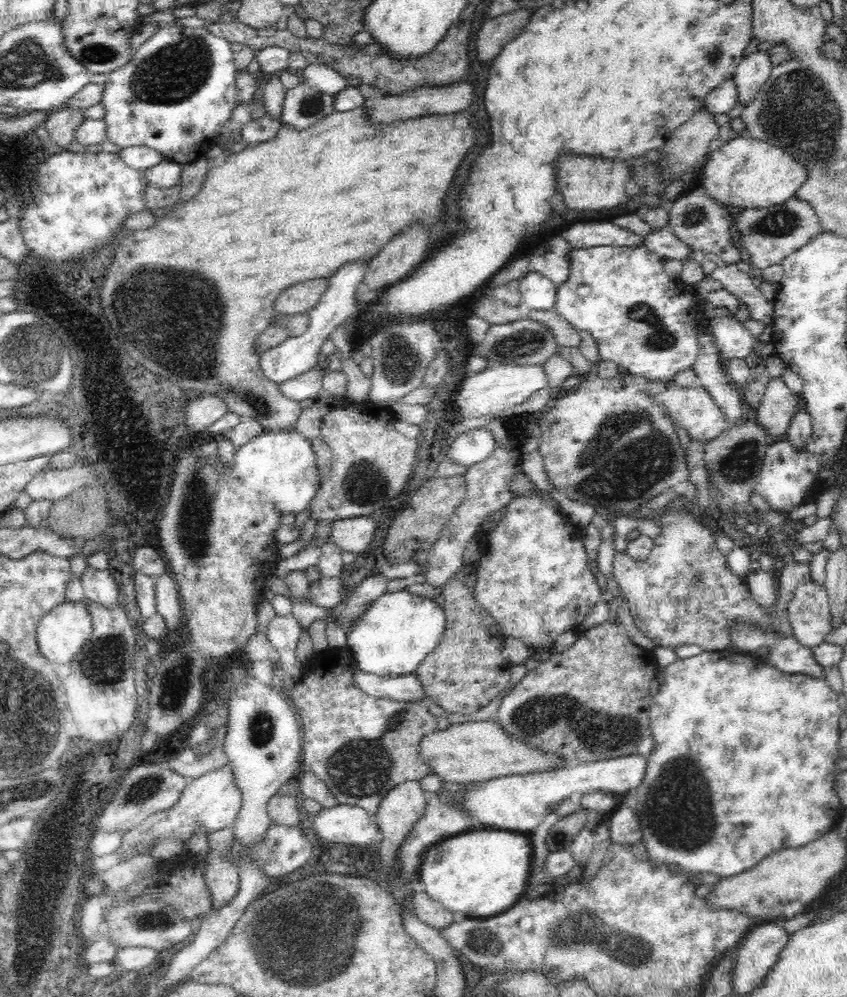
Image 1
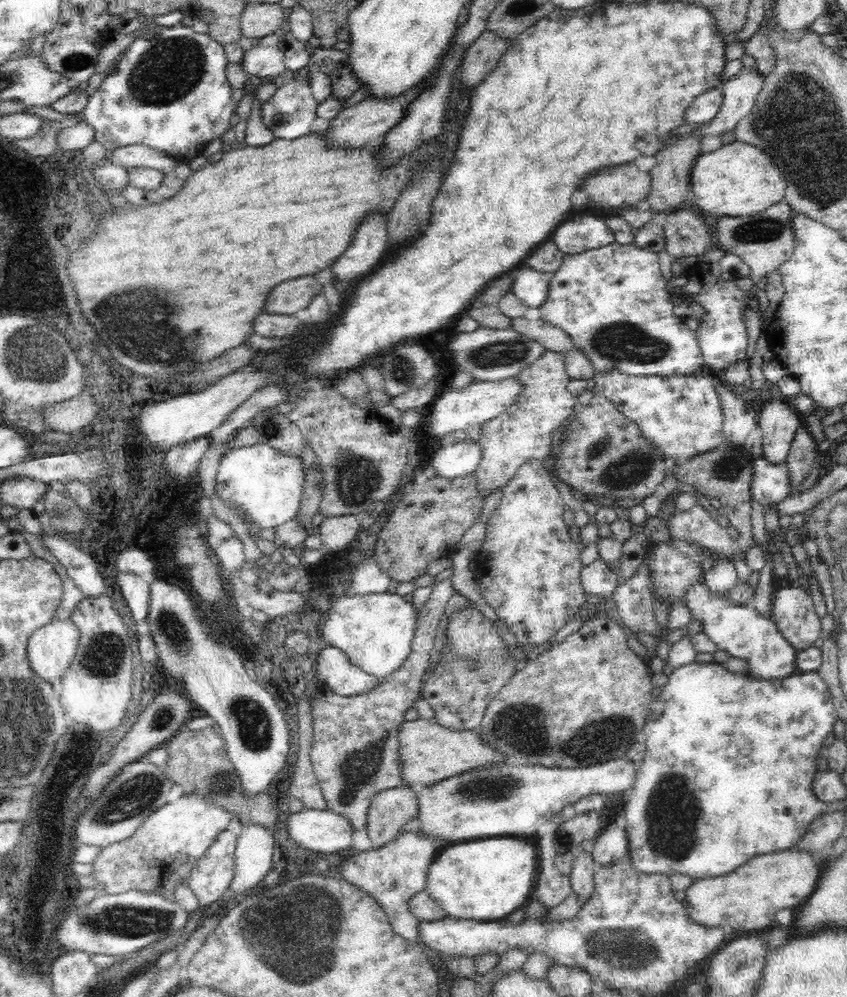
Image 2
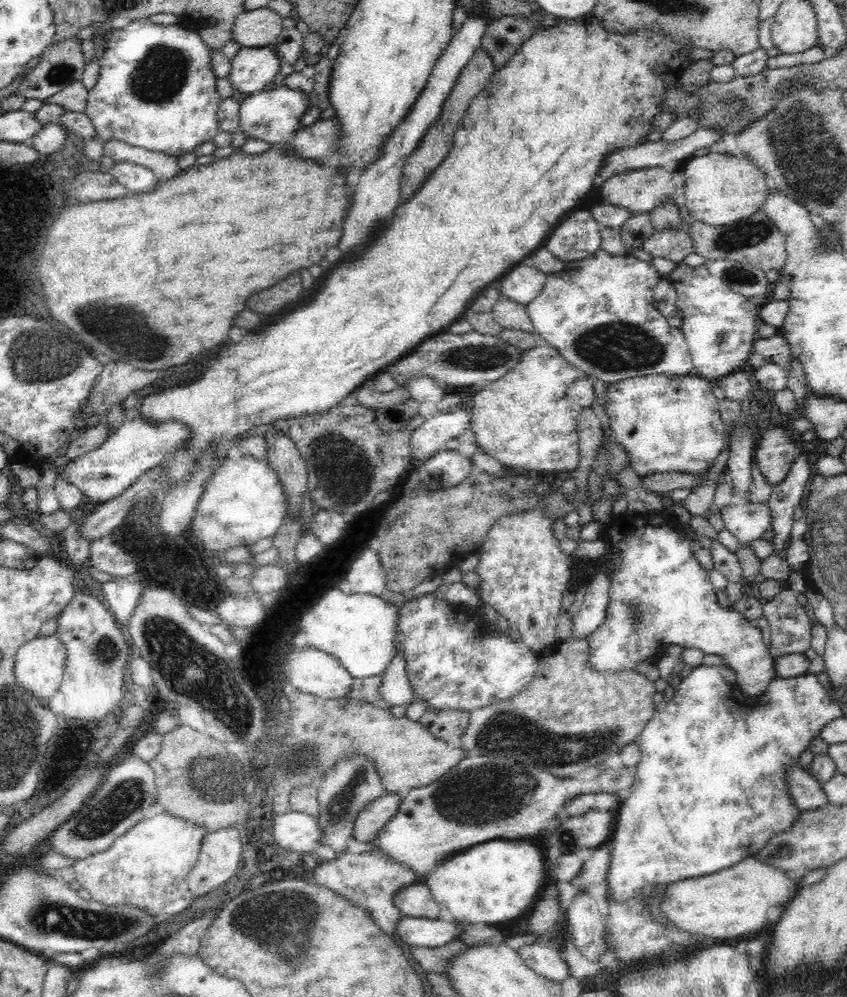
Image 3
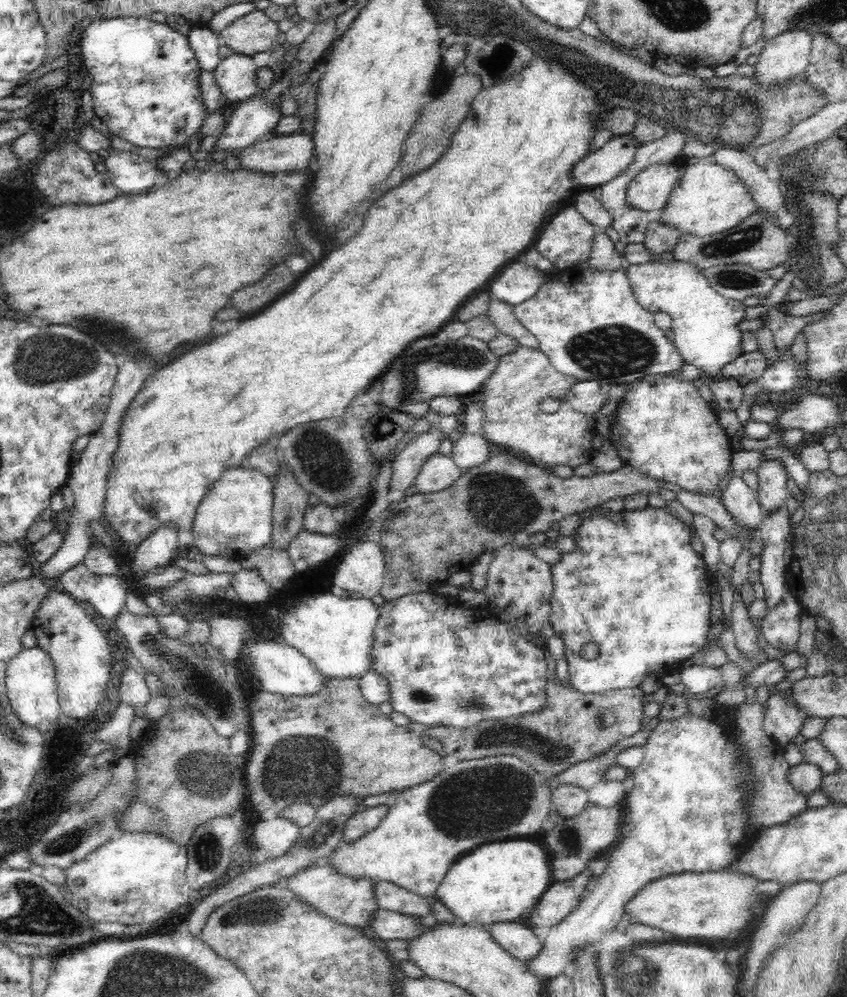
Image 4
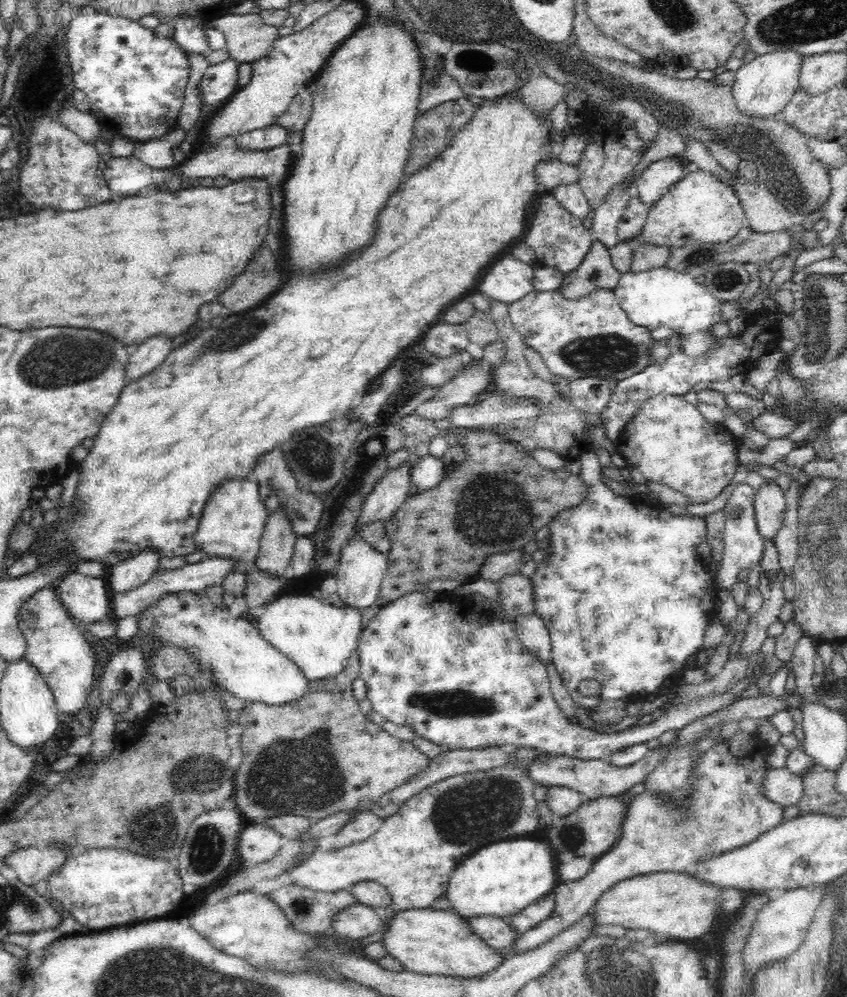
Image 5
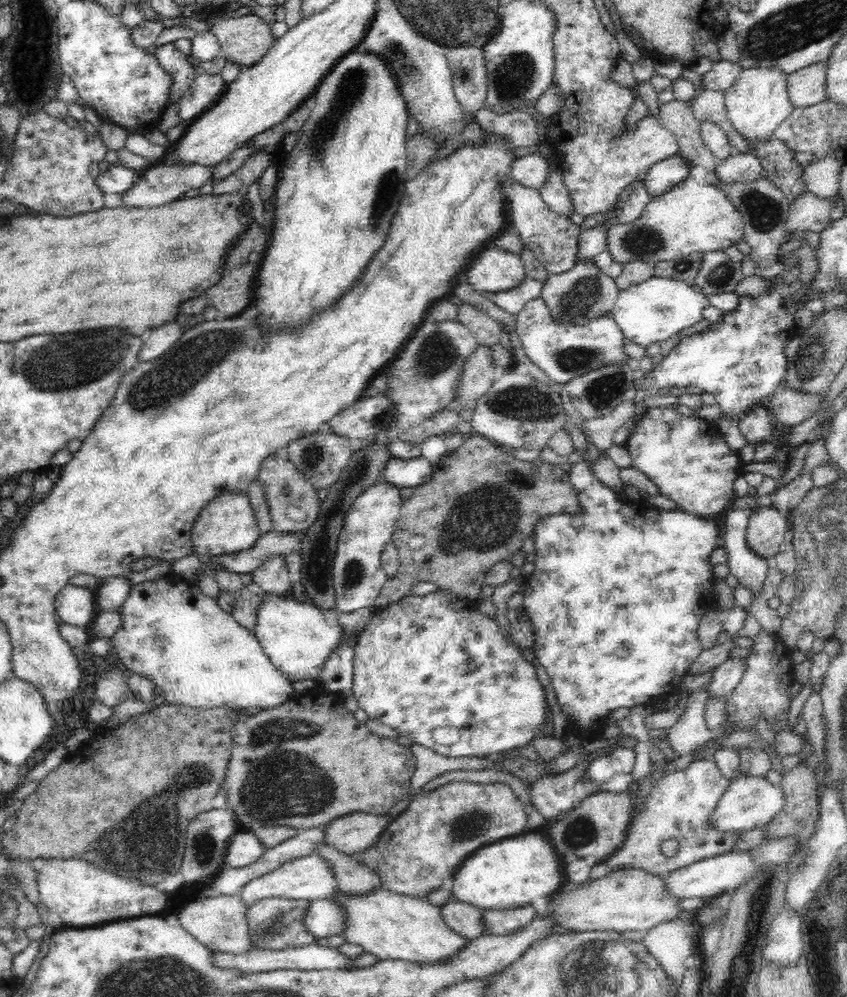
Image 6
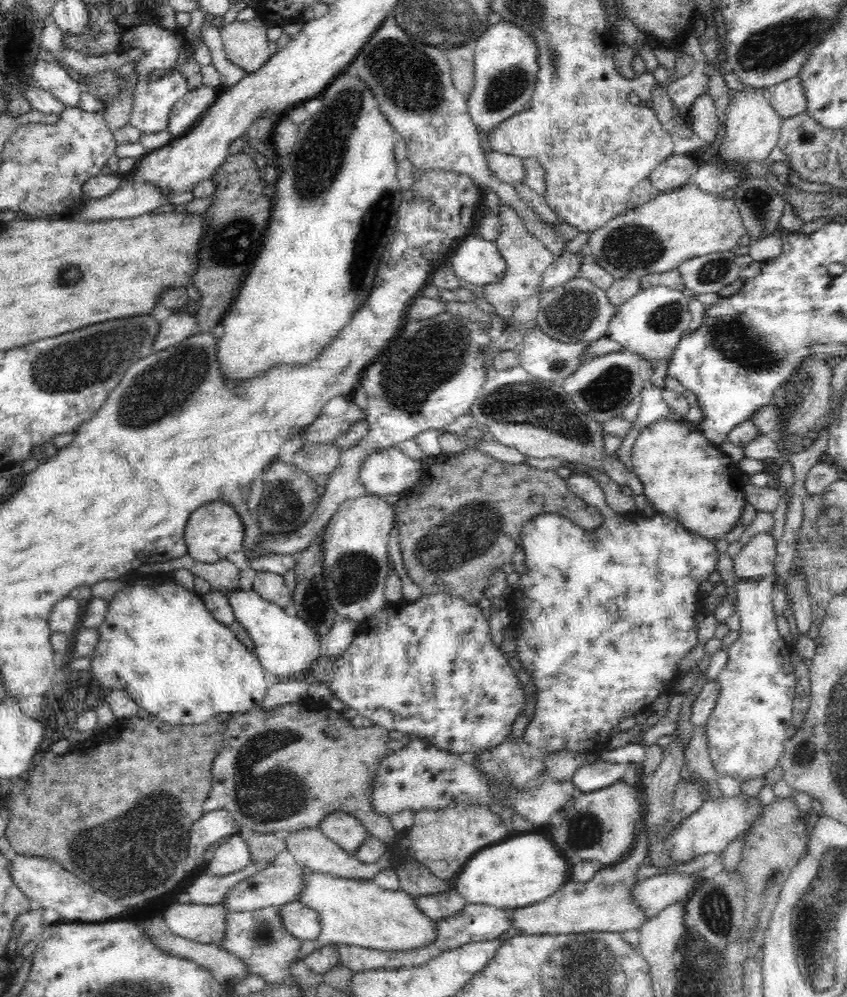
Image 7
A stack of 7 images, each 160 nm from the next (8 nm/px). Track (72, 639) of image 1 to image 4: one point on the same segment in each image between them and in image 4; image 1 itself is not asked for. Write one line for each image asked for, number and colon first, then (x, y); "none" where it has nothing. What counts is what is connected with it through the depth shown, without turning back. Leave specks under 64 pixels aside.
2: (50, 650)
3: (39, 664)
4: (30, 682)

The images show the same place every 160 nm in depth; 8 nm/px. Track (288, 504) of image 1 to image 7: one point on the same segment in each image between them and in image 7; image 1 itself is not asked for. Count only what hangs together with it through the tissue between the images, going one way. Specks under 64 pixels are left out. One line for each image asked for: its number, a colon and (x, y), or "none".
2: (267, 485)
3: (243, 502)
4: (235, 518)
5: (232, 523)
6: (226, 525)
7: (214, 530)

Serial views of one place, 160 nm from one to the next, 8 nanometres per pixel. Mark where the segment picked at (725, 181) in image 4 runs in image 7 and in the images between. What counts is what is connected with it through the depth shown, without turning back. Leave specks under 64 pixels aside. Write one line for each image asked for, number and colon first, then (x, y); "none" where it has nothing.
5: (699, 209)
6: (690, 218)
7: (683, 223)

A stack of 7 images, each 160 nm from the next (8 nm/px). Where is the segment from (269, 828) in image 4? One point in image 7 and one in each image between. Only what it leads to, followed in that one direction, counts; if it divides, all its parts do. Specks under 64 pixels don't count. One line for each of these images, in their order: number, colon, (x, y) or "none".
5: (257, 844)
6: (244, 848)
7: (232, 855)

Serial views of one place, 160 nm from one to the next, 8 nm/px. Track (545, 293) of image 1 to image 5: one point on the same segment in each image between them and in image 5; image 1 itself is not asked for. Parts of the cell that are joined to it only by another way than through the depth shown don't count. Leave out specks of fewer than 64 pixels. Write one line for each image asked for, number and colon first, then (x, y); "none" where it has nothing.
2: (530, 286)
3: (521, 284)
4: (517, 282)
5: (507, 279)

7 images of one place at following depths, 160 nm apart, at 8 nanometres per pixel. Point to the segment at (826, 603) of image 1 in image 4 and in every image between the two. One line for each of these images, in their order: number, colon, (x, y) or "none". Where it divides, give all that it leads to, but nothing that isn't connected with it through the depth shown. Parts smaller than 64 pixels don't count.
2: (793, 612)
3: (790, 624)
4: (780, 626)

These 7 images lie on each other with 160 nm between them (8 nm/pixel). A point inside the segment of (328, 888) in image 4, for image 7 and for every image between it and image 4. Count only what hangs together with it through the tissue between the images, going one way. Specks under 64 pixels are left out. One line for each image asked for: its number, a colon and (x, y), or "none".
5: (310, 912)
6: (275, 923)
7: (259, 937)

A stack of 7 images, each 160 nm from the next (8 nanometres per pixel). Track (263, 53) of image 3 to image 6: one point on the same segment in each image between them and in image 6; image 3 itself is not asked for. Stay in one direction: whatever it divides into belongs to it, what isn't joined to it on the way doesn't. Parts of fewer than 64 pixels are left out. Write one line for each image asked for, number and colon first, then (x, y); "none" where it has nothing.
4: (235, 75)
5: (220, 81)
6: (206, 89)

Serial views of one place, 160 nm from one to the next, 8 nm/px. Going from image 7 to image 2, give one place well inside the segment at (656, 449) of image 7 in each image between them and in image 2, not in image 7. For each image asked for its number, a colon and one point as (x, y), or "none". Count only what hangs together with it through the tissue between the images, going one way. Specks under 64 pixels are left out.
2: (682, 414)
3: (667, 424)
4: (664, 429)
5: (669, 441)
6: (689, 461)

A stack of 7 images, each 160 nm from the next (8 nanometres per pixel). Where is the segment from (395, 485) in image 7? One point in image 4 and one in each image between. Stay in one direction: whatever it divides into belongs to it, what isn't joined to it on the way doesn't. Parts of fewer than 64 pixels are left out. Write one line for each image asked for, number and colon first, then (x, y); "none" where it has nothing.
4: (439, 472)
5: (427, 472)
6: (411, 473)

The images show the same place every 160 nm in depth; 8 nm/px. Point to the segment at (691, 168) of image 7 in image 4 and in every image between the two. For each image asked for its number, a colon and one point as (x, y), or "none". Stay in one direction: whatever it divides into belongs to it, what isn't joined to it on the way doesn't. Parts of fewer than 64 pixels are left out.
4: (650, 190)
5: (655, 181)
6: (665, 174)

